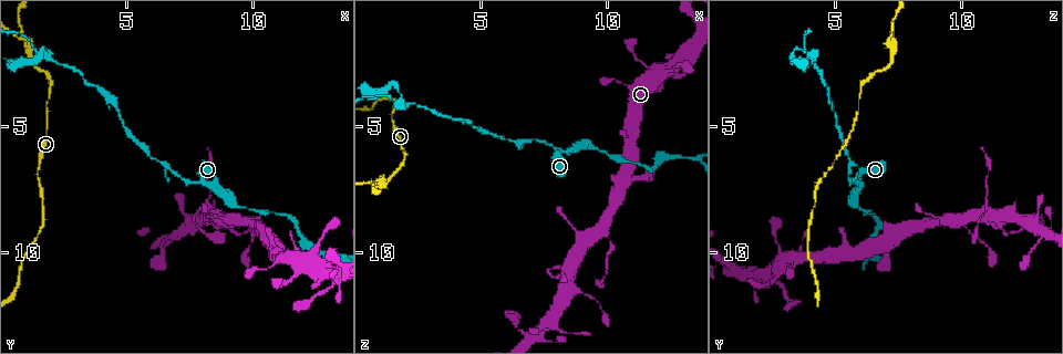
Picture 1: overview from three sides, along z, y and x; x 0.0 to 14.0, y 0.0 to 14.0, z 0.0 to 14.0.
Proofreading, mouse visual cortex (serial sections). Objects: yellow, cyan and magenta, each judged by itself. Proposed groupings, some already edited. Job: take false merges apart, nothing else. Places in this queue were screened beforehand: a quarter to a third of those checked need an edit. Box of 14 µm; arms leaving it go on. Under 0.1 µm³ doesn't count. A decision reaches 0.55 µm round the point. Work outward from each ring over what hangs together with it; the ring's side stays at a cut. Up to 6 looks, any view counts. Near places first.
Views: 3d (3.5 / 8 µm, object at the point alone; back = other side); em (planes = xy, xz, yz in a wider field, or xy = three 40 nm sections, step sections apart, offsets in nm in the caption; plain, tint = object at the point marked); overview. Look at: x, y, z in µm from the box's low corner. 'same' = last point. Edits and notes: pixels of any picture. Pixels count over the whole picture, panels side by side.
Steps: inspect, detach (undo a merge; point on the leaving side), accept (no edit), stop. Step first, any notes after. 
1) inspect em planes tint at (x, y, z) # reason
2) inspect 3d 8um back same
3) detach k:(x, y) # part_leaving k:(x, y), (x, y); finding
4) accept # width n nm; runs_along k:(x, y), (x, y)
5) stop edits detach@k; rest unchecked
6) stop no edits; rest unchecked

inspect 3d 3.5um at (9.7, 8.7, 9.1) # two arms in line, one across

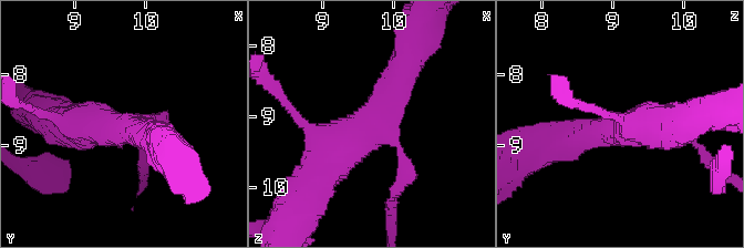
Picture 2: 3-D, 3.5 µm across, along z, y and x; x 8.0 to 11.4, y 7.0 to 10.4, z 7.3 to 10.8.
accept # arm_widths 150, 450, 600 nm; runs_along 2:(407, 64), (376, 124), (319, 175); one cell here

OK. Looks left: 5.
inspect 3d 3.5um at (8.3, 8.2, 11.1) # two arms in line, one across

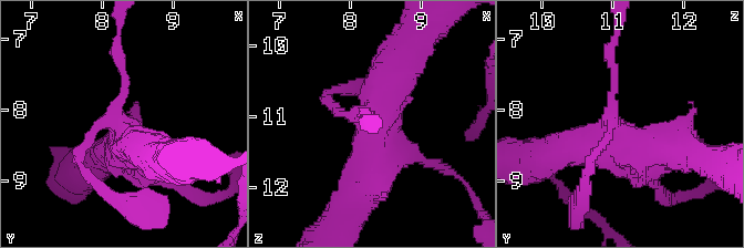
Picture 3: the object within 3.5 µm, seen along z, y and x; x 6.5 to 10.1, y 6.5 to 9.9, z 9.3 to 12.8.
inspect em xy step 5 tint at (8.20, 8.30, 11.10)

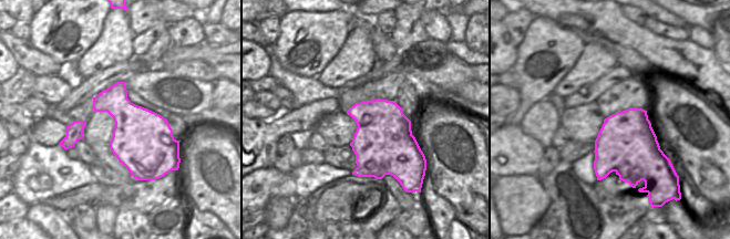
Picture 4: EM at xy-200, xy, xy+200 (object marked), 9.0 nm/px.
detach 3:(613, 78) # border 4:(381, 100), (366, 104), (349, 114); two cells meet here

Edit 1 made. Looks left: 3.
inspect 3d 3.5um at (1.1, 1.6, 7.4) # arms part here

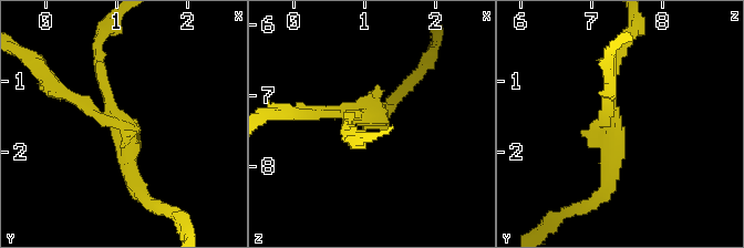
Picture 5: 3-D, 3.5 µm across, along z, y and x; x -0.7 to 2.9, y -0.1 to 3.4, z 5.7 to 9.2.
inspect em xy step 3 tint at (1.05, 1.60, 7.30) # arms 3; arm_widths 150, 150, 250 nm

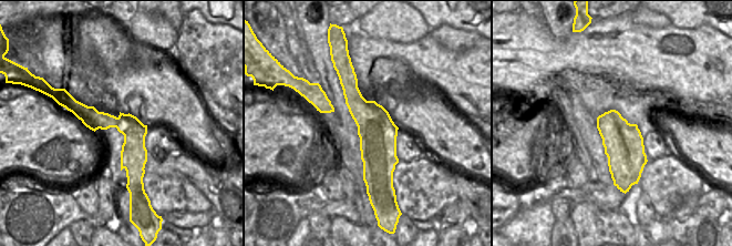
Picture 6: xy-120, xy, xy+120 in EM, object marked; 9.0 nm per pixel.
detach 5:(70, 97) # part_leaving 5:(119, 124), (54, 90), (48, 66); a second cell is stuck on

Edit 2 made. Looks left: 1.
stop edits detach@3, detach@5; rest unchecked

